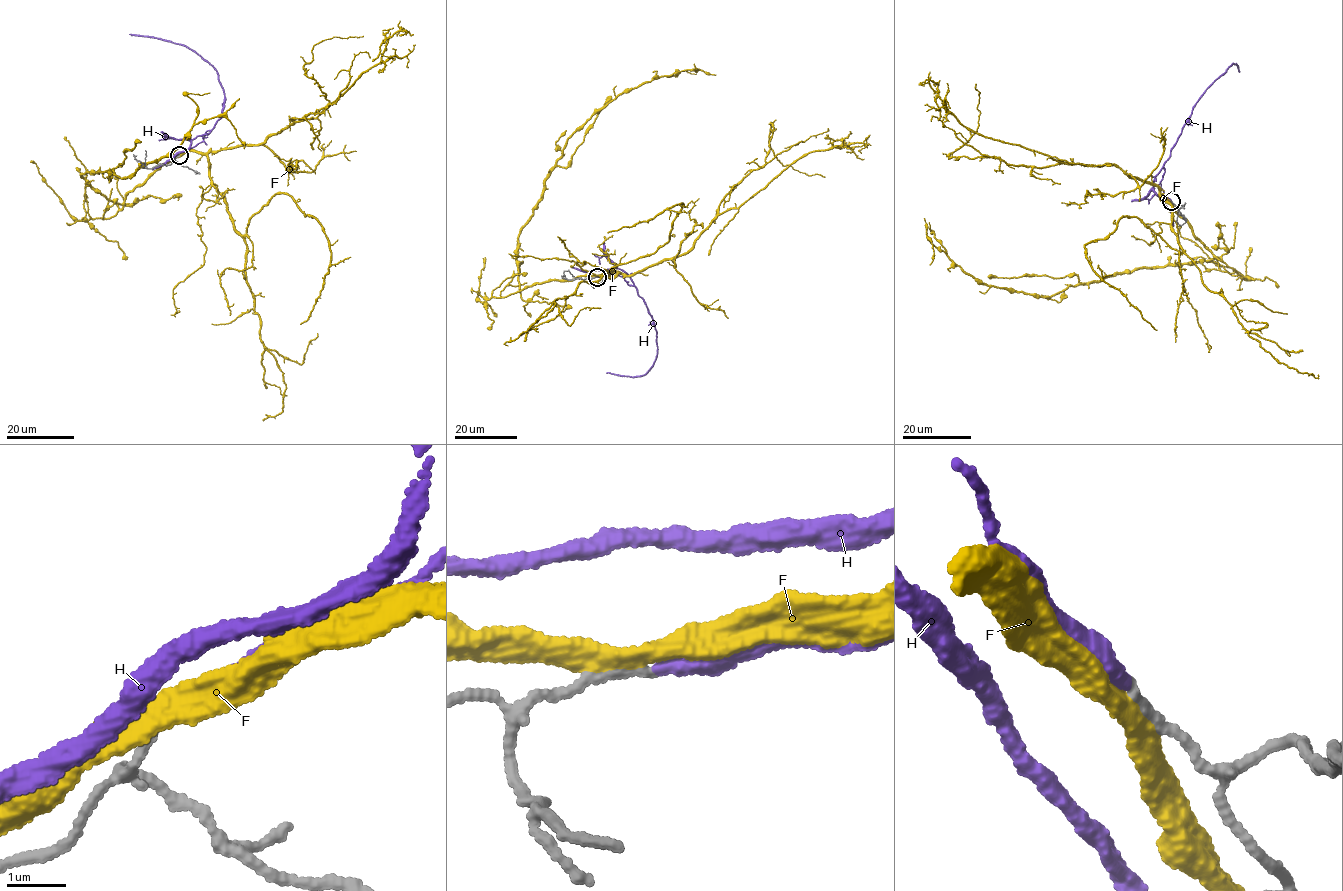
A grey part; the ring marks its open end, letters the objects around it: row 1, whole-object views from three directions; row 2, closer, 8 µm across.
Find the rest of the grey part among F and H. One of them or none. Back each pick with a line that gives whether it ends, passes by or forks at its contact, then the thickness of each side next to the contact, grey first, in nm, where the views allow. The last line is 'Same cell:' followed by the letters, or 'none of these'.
H: it ends there; 170 nm thick on the grey side, 300 nm on the other
Same cell: H

